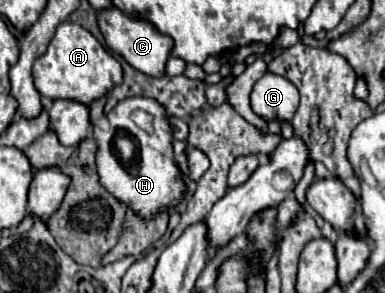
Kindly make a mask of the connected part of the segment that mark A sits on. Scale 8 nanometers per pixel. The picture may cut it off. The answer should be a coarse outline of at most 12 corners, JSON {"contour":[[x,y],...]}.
{"contour":[[61,23],[33,63],[35,89],[89,105],[119,61],[77,23]]}

